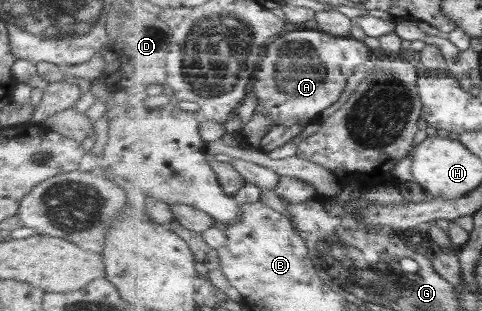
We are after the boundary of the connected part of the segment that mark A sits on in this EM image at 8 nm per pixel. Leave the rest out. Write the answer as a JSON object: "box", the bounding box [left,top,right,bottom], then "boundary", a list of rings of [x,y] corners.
{"box":[253,30,372,127],"boundary":[[[288,30],[280,35],[265,48],[265,58],[261,70],[257,73],[253,92],[259,98],[258,107],[270,118],[273,127],[291,124],[307,126],[320,120],[322,112],[331,108],[341,100],[349,78],[357,72],[359,66],[369,62],[372,49],[353,37],[334,36],[319,30]]]}

